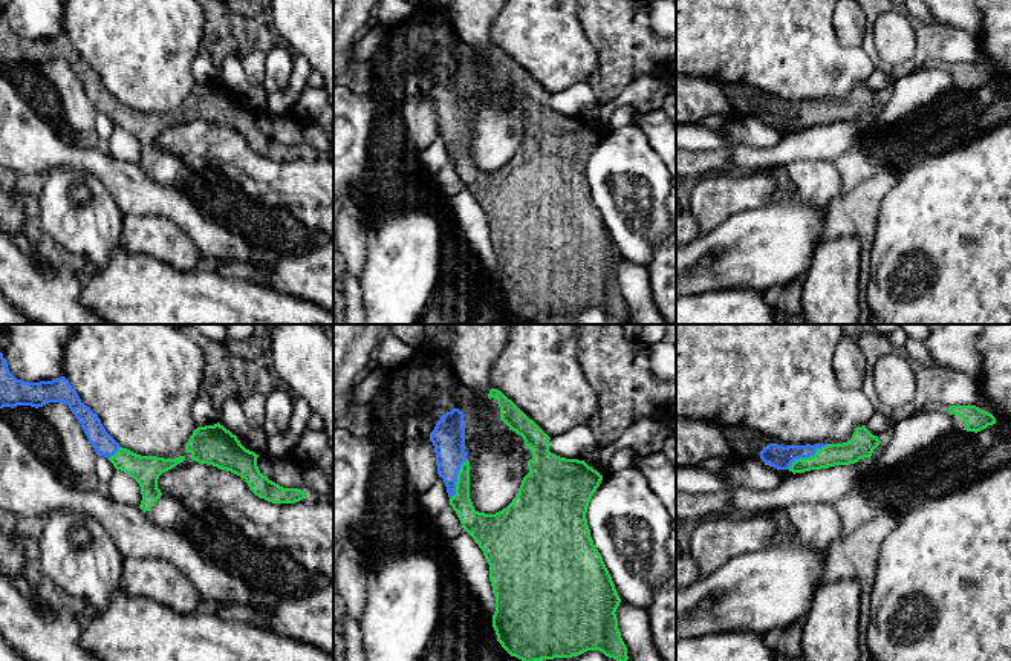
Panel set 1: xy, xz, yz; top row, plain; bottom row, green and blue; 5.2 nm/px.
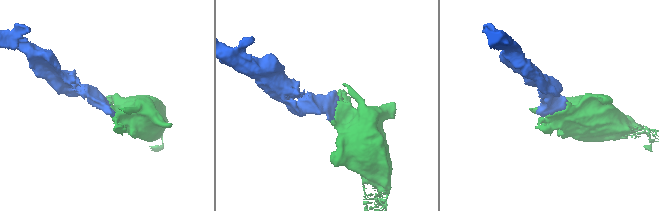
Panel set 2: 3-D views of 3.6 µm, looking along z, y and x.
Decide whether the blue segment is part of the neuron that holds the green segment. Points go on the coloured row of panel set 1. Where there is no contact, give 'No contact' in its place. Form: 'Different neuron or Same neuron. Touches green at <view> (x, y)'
Same neuron. Touches green at yz (806, 458)

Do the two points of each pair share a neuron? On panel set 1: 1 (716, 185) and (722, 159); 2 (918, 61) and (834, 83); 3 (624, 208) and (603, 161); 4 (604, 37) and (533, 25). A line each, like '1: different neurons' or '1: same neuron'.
1: different neurons
2: different neurons
3: same neuron
4: different neurons

